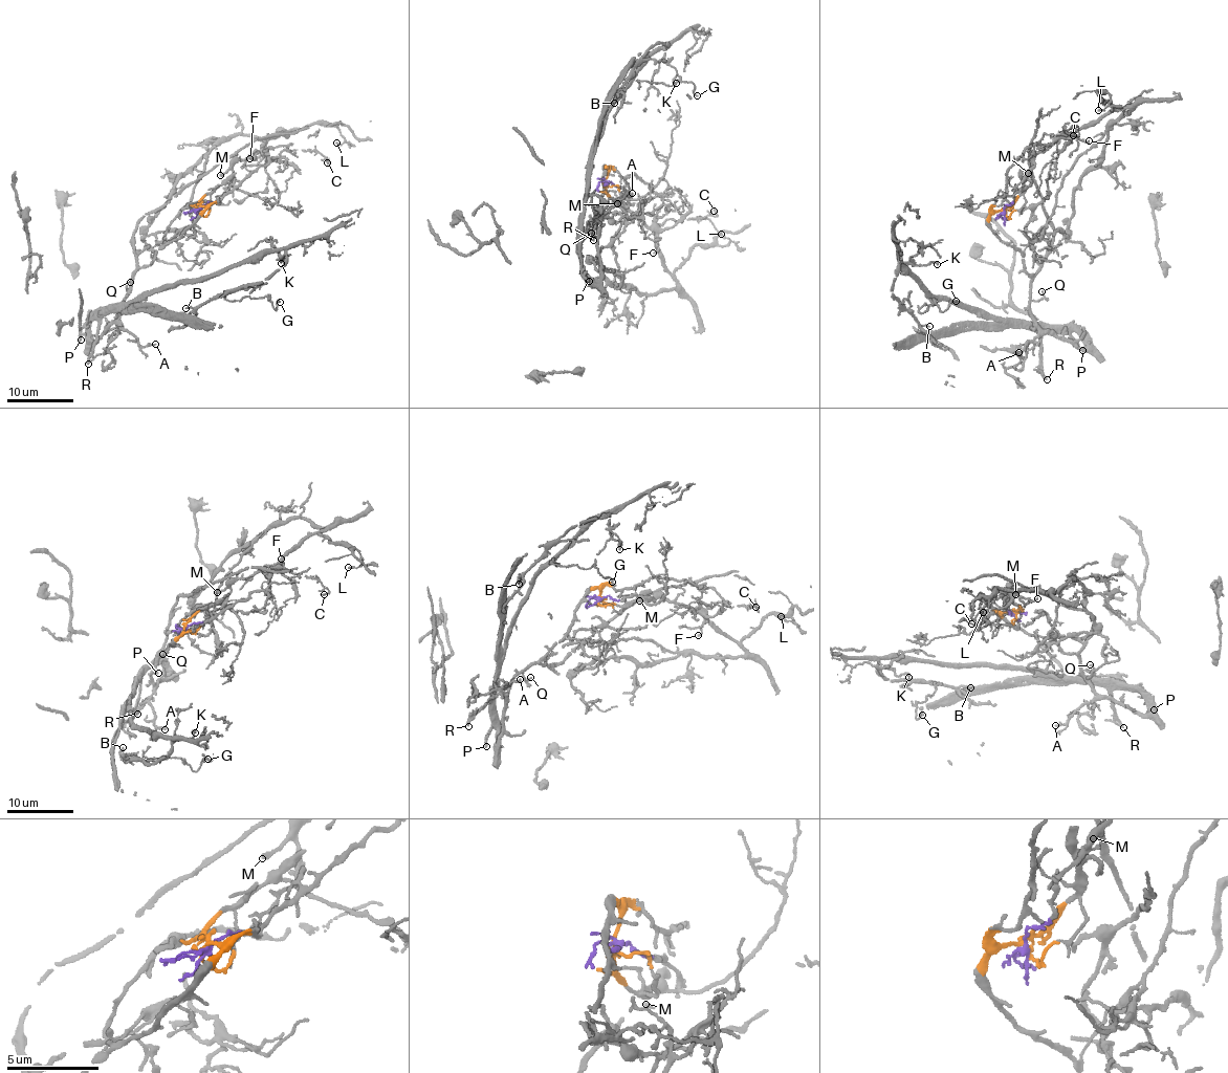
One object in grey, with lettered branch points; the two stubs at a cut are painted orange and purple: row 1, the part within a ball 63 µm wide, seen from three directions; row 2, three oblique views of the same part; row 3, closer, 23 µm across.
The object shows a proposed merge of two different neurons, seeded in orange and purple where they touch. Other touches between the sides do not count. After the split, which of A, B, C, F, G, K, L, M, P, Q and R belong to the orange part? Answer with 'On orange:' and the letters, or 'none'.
On orange: A, B, G, K, P, Q, R

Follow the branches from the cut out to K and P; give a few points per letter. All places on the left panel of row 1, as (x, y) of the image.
K: (199, 207), (138, 270), (116, 320), (90, 338), (92, 319), (173, 285), (271, 250), (284, 250), (281, 263)
P: (199, 207), (203, 205), (205, 210), (201, 216), (138, 270), (116, 320), (93, 341), (87, 322), (80, 341)

